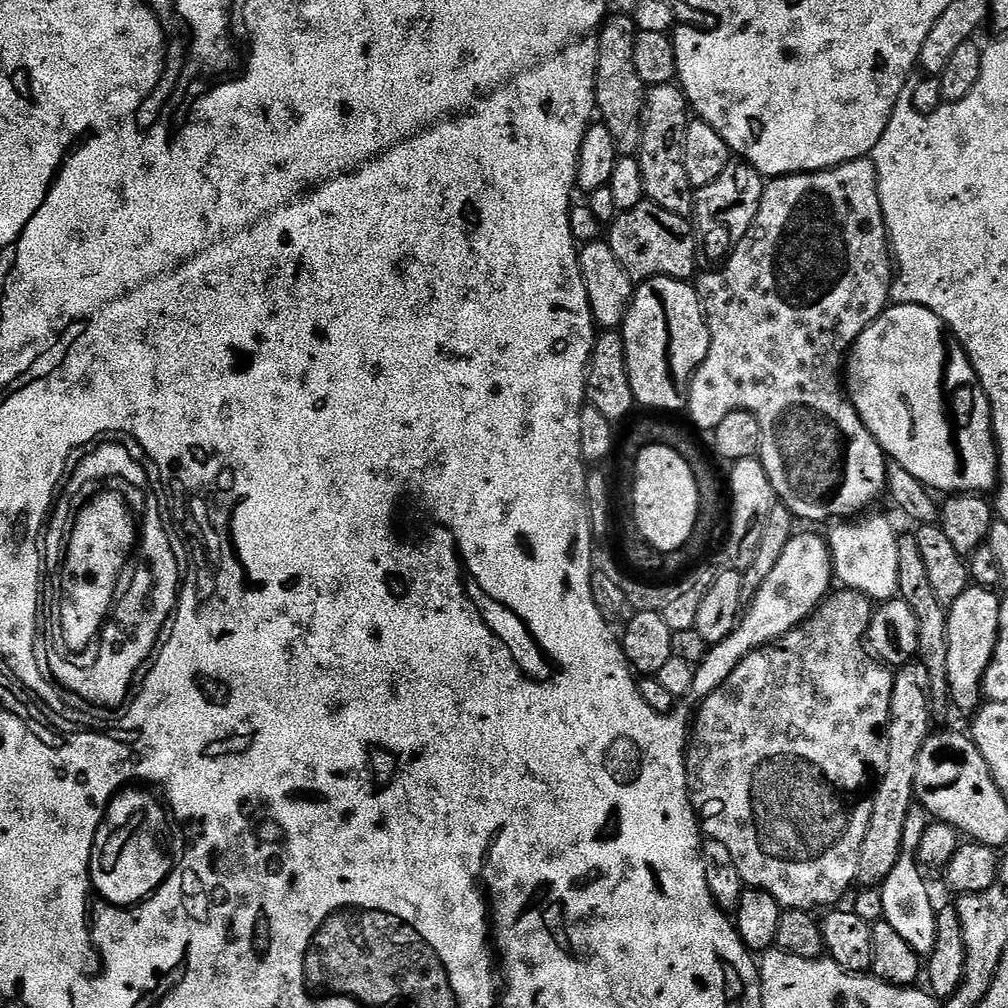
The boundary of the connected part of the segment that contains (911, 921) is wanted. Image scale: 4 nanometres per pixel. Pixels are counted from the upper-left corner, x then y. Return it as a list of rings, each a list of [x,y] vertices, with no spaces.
[[[913,806],[906,818],[904,851],[900,853],[894,870],[890,870],[884,883],[879,885],[882,894],[882,910],[884,911],[883,920],[890,926],[894,926],[894,930],[898,930],[900,937],[906,938],[906,942],[910,942],[910,946],[914,946],[914,950],[922,958],[927,958],[934,950],[936,914],[938,911],[937,905],[932,905],[932,896],[928,893],[928,884],[924,881],[923,874],[920,873],[922,865],[916,858],[916,851],[922,842],[922,834],[929,823],[928,813],[919,806]]]

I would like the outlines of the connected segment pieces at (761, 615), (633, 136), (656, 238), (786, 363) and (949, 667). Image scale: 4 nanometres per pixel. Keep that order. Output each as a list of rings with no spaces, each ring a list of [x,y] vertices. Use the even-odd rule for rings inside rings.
[[[797,531],[788,542],[782,552],[782,556],[775,563],[770,578],[766,579],[757,596],[750,603],[750,607],[741,615],[740,623],[721,644],[709,647],[705,654],[702,667],[699,669],[698,684],[705,693],[718,690],[730,674],[750,653],[770,644],[773,640],[782,638],[792,628],[796,628],[807,620],[829,595],[834,584],[832,571],[832,551],[828,549],[827,539],[823,535],[815,536],[812,532]]]
[[[612,14],[600,27],[600,49],[598,50],[598,70],[596,71],[596,112],[599,119],[614,134],[614,146],[620,156],[636,156],[642,146],[644,133],[644,98],[646,86],[642,78],[638,78],[638,66],[634,62],[636,53],[636,23],[629,16]]]
[[[645,202],[634,206],[634,210],[619,213],[607,229],[606,243],[614,250],[614,258],[622,262],[633,281],[648,280],[651,276],[669,276],[688,282],[693,279],[692,275],[697,275],[698,237],[693,221],[670,214],[670,210],[662,210],[662,206],[657,204]]]
[[[865,158],[862,160],[855,160],[854,162],[846,162],[838,165],[837,168],[829,168],[826,172],[799,172],[793,176],[777,176],[769,179],[764,186],[764,193],[762,194],[762,202],[758,206],[758,214],[754,218],[754,222],[750,226],[750,230],[746,230],[746,234],[742,238],[742,242],[738,242],[738,246],[732,253],[729,254],[728,259],[723,261],[722,266],[717,272],[708,272],[704,277],[699,277],[698,291],[700,293],[700,300],[704,304],[704,317],[708,319],[708,333],[712,336],[710,338],[710,350],[706,354],[704,361],[698,366],[698,370],[692,376],[692,383],[688,386],[688,402],[686,405],[686,413],[700,428],[708,428],[714,430],[718,426],[718,422],[722,422],[722,418],[726,418],[726,414],[730,414],[734,410],[746,410],[750,414],[754,414],[754,418],[758,418],[758,426],[762,426],[762,442],[760,443],[760,451],[758,459],[760,465],[766,470],[766,474],[772,483],[772,491],[782,501],[782,504],[792,512],[793,517],[797,521],[801,520],[828,520],[827,522],[840,522],[845,518],[856,518],[861,514],[867,513],[868,508],[881,495],[885,495],[888,486],[888,466],[890,463],[889,457],[885,456],[880,444],[870,434],[870,430],[862,422],[862,418],[857,414],[856,407],[852,405],[851,400],[848,399],[848,393],[845,385],[842,383],[842,373],[846,368],[846,357],[852,351],[852,345],[855,344],[858,337],[862,334],[862,330],[866,330],[883,314],[885,308],[889,307],[892,300],[892,288],[894,285],[894,257],[888,239],[888,231],[886,230],[886,222],[882,214],[882,202],[878,198],[878,174],[876,167],[873,166],[871,159]]]
[[[969,586],[948,609],[946,630],[946,674],[951,703],[972,714],[981,707],[984,675],[994,658],[998,642],[998,614],[1001,597],[991,588]]]

